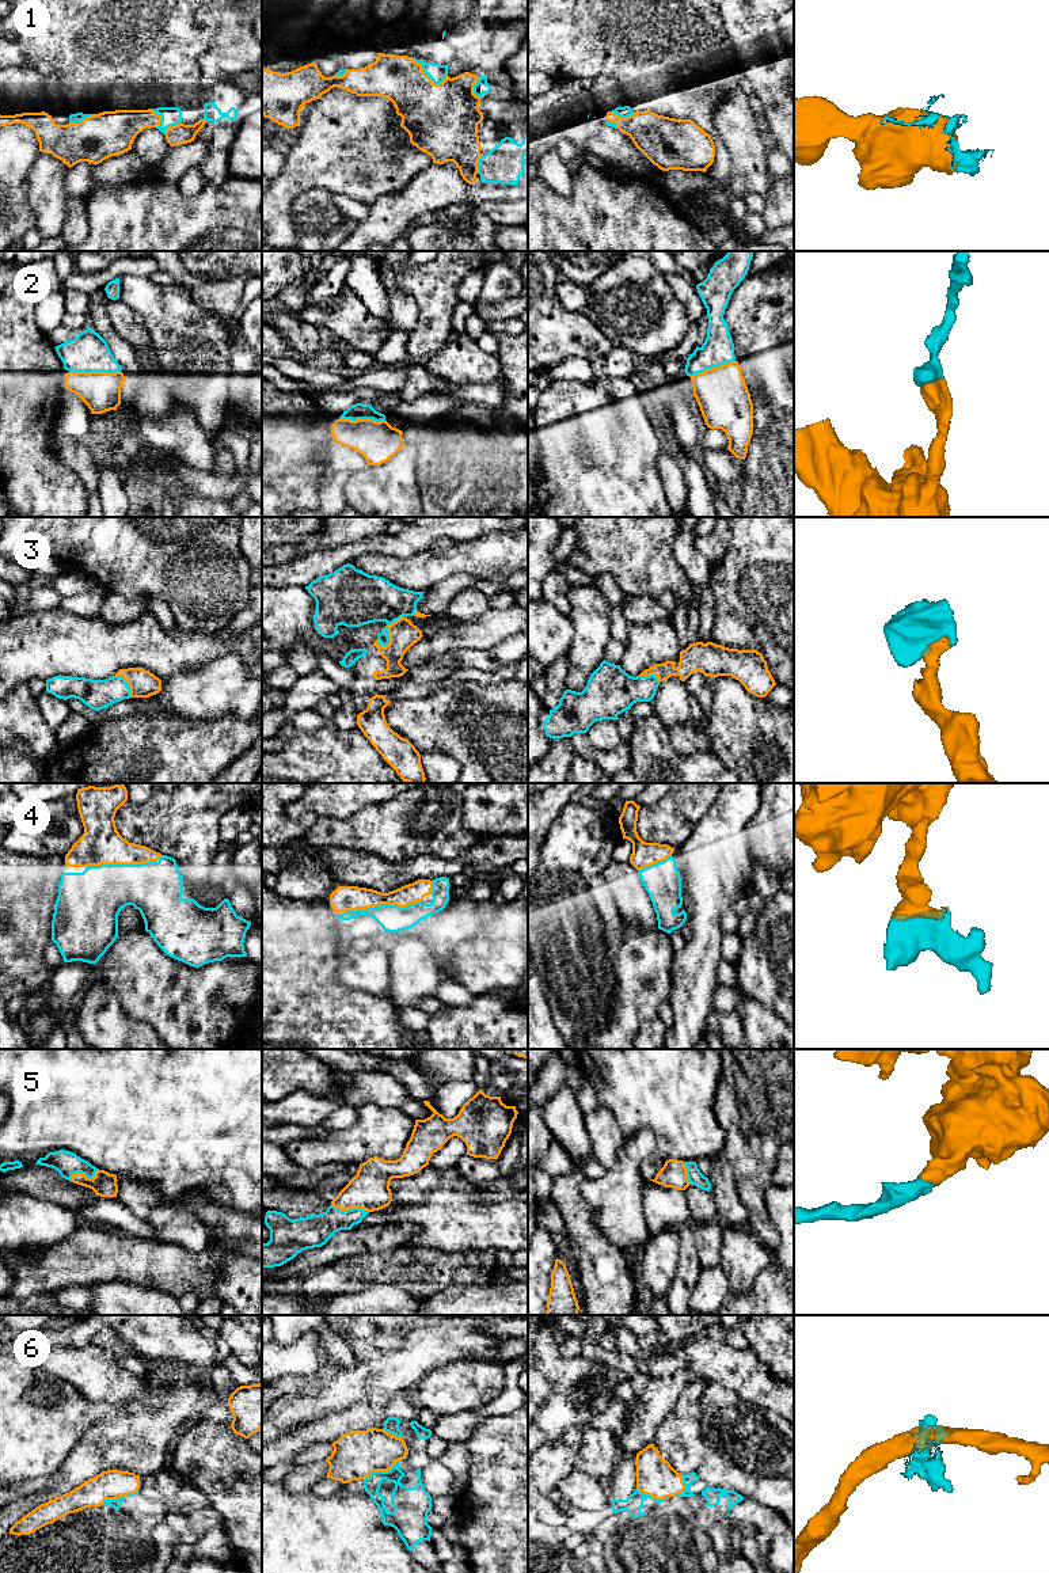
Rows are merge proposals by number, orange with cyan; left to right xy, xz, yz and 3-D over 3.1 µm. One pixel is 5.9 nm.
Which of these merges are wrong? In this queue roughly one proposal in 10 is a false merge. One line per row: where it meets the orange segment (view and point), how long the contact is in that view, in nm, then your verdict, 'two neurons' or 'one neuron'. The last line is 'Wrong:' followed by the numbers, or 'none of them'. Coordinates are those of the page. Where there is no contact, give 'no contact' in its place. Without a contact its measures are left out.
1: xz (426, 75) | 260 nm | one neuron
2: xy (95, 372) | 300 nm | one neuron
3: xz (388, 630) | 240 nm | one neuron
4: xz (383, 903) | 460 nm | one neuron
5: xy (83, 1174) | 180 nm | one neuron
6: xz (387, 1470) | 320 nm | two neurons
Wrong: 6

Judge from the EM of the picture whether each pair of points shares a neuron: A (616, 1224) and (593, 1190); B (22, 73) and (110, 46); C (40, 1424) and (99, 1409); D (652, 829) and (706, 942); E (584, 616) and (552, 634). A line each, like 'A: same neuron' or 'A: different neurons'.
A: same neuron
B: different neurons
C: same neuron
D: different neurons
E: different neurons

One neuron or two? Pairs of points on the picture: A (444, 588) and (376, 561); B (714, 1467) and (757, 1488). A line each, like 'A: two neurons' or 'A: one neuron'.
A: two neurons
B: one neuron

